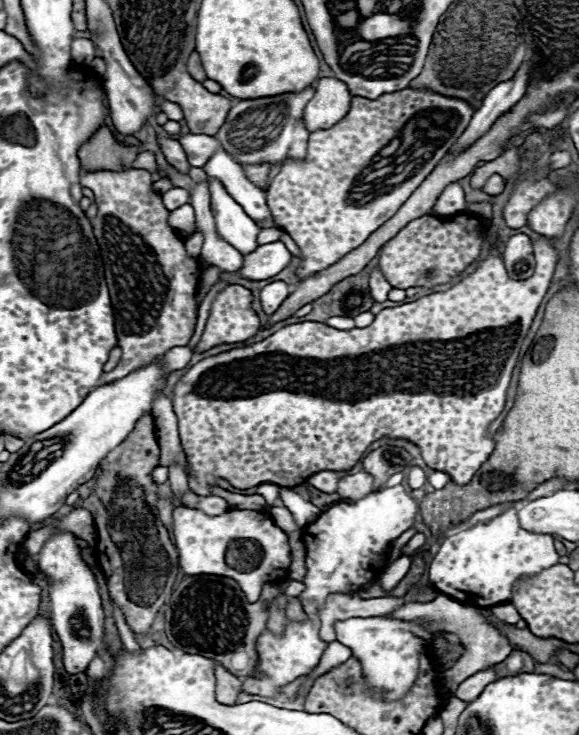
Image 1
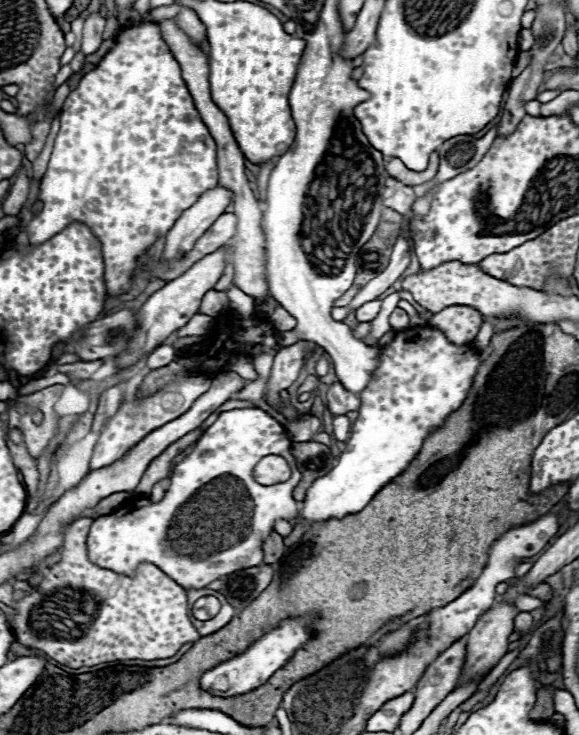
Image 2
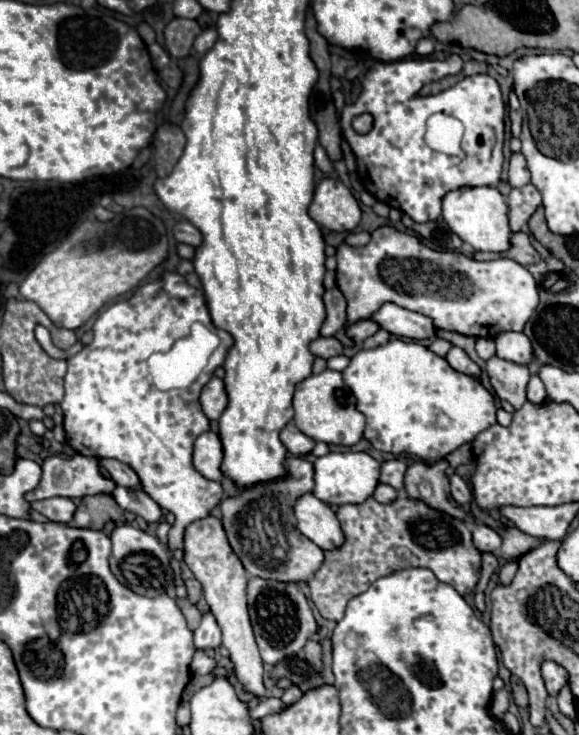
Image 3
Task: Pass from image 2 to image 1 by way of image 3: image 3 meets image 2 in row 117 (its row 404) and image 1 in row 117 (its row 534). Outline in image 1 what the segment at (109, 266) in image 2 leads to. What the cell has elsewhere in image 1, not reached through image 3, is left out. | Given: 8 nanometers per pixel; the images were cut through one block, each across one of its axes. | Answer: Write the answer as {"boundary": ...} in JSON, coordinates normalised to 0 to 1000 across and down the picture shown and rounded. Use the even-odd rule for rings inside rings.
{"boundary":[[[276,136],[276,147],[280,147],[280,152],[283,152],[294,163],[304,163],[304,166],[311,166],[311,163],[314,163],[314,158],[311,158],[311,144],[307,144],[304,139]]]}

